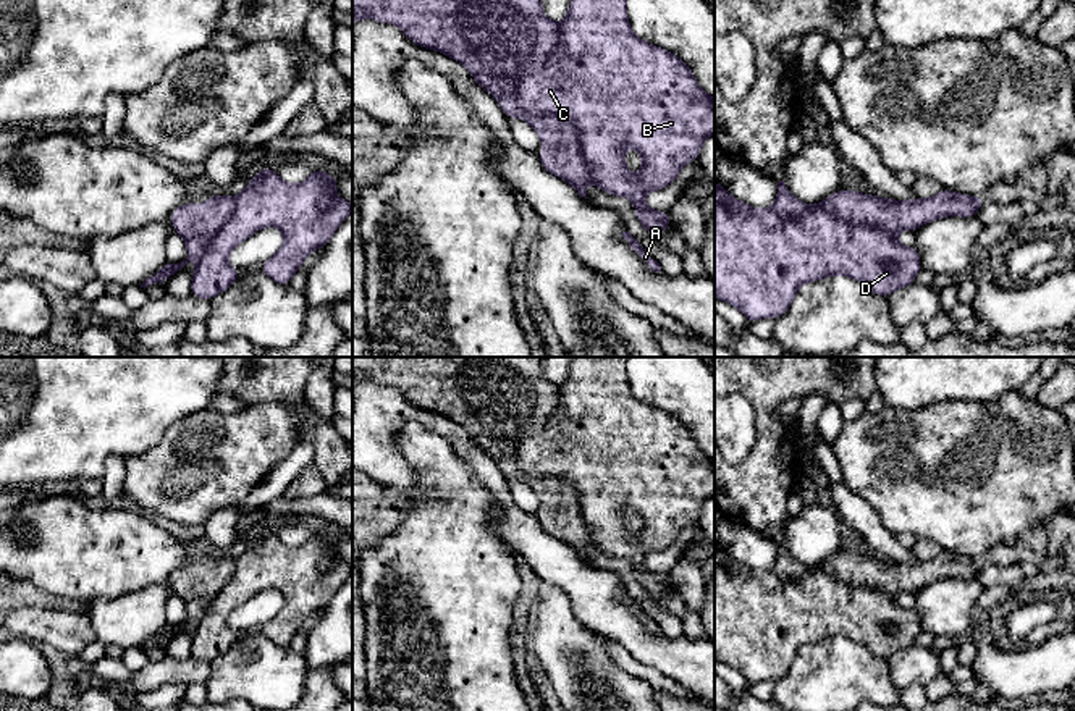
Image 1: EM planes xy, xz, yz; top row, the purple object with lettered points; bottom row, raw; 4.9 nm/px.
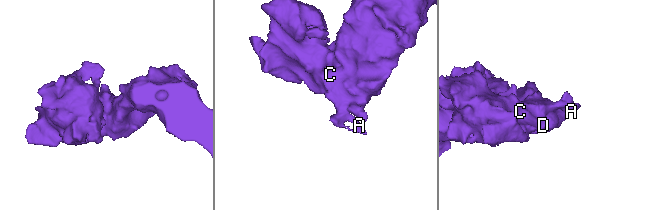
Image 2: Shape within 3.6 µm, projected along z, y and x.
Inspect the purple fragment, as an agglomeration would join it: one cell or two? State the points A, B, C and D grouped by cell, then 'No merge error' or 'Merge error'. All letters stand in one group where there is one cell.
Groups: A / B C D. Merge error

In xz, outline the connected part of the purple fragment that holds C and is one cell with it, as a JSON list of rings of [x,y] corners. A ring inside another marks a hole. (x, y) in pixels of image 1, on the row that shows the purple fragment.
[[[571,0],[559,31],[559,45],[546,65],[517,82],[514,103],[527,113],[553,115],[571,121],[579,131],[592,181],[606,194],[629,197],[639,221],[650,234],[668,229],[669,213],[648,208],[643,197],[650,191],[669,186],[685,163],[698,160],[703,141],[715,134],[715,99],[698,87],[692,69],[679,57],[632,32],[626,0]],[[626,145],[642,155],[637,176],[632,176],[626,166]]]

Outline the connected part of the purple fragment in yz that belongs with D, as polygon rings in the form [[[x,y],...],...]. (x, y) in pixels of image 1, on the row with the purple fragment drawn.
[[[715,184],[715,297],[737,307],[748,322],[784,315],[807,281],[845,275],[887,297],[913,284],[920,270],[915,246],[900,246],[879,228],[849,223],[820,205],[797,218],[782,217],[774,208],[750,207]]]

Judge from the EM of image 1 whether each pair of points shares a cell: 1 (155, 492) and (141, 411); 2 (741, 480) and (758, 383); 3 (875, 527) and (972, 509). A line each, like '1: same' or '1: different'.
1: different
2: same
3: different

